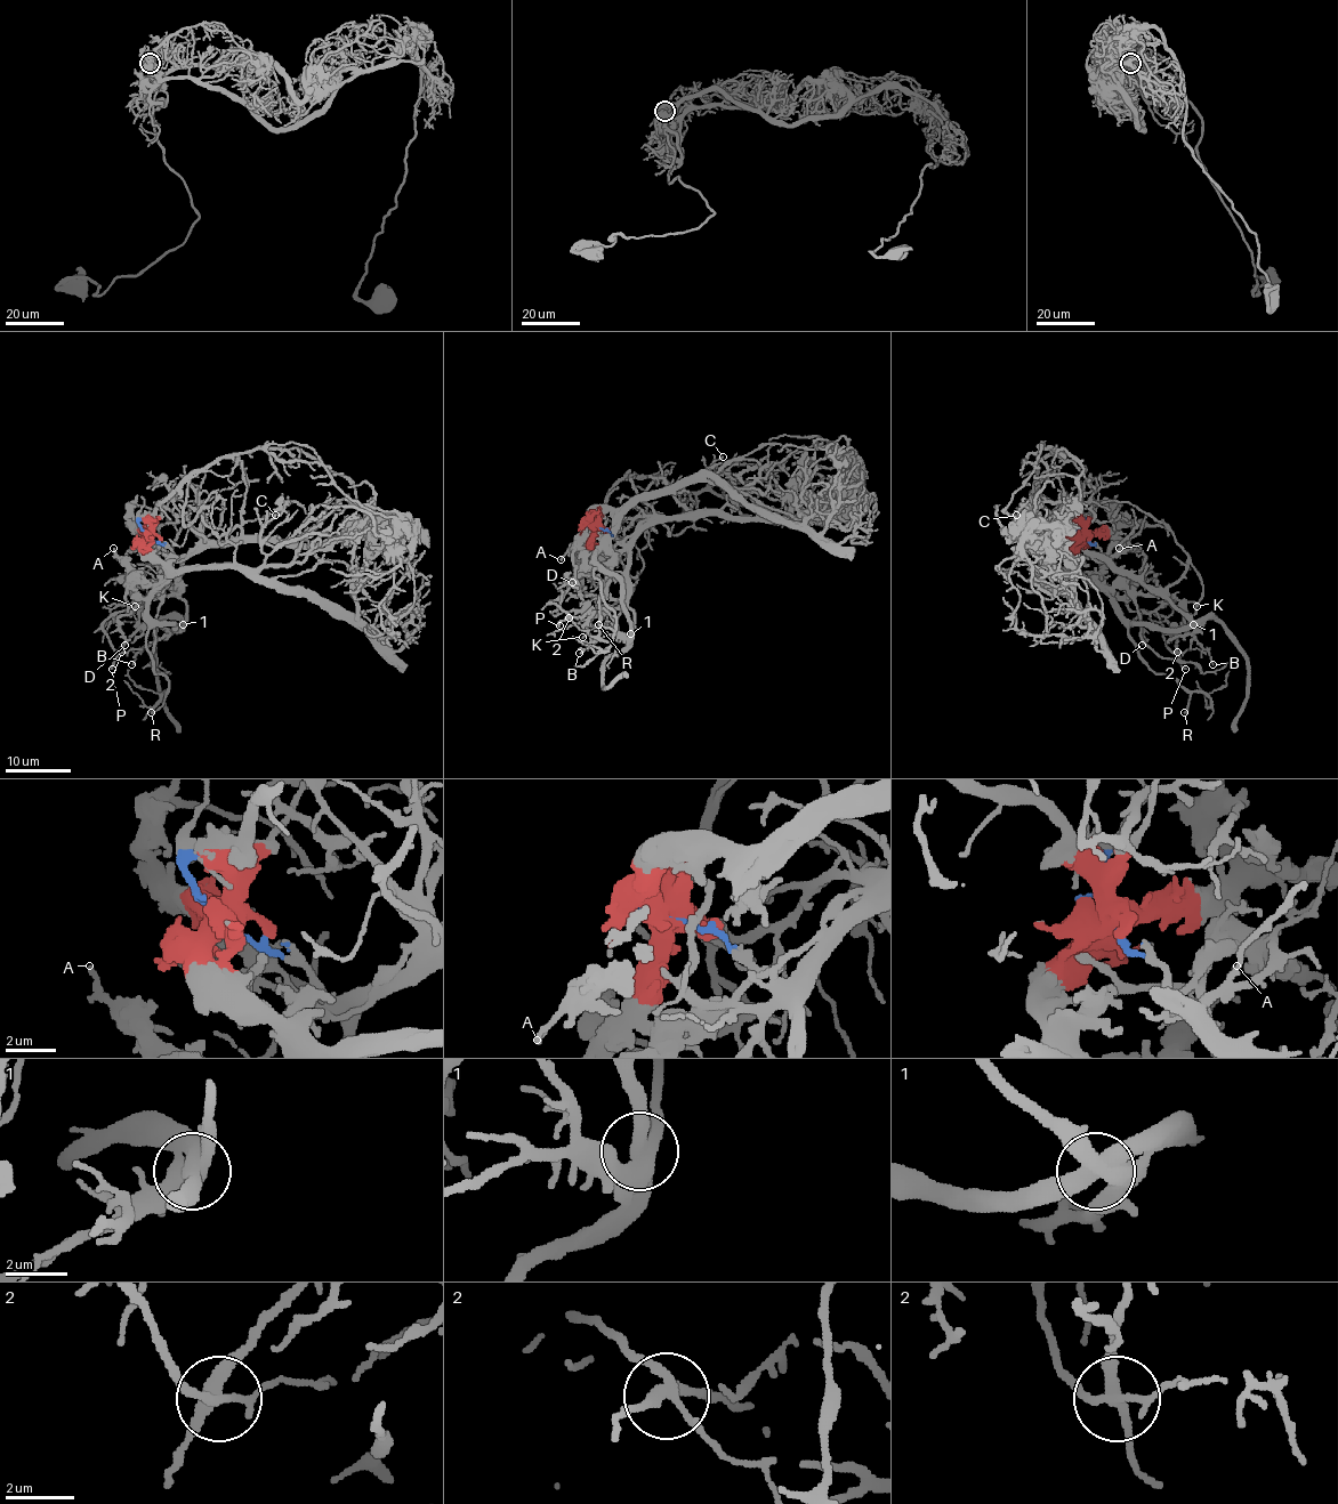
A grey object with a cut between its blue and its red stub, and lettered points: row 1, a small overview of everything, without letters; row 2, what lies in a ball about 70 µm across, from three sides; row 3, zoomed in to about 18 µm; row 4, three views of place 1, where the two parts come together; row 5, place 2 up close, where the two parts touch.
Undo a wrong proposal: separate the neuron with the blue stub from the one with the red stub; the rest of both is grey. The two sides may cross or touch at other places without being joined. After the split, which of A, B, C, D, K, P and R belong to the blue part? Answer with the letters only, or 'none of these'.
B, D, K, P

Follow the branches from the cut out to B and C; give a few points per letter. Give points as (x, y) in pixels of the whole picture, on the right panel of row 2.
B: (1087, 536), (1117, 567), (1131, 571), (1145, 583), (1161, 591), (1197, 628), (1195, 639), (1208, 652), (1214, 665)
C: (1087, 536), (1072, 548), (1066, 568), (1040, 568), (1030, 550), (1029, 531), (1015, 515)

